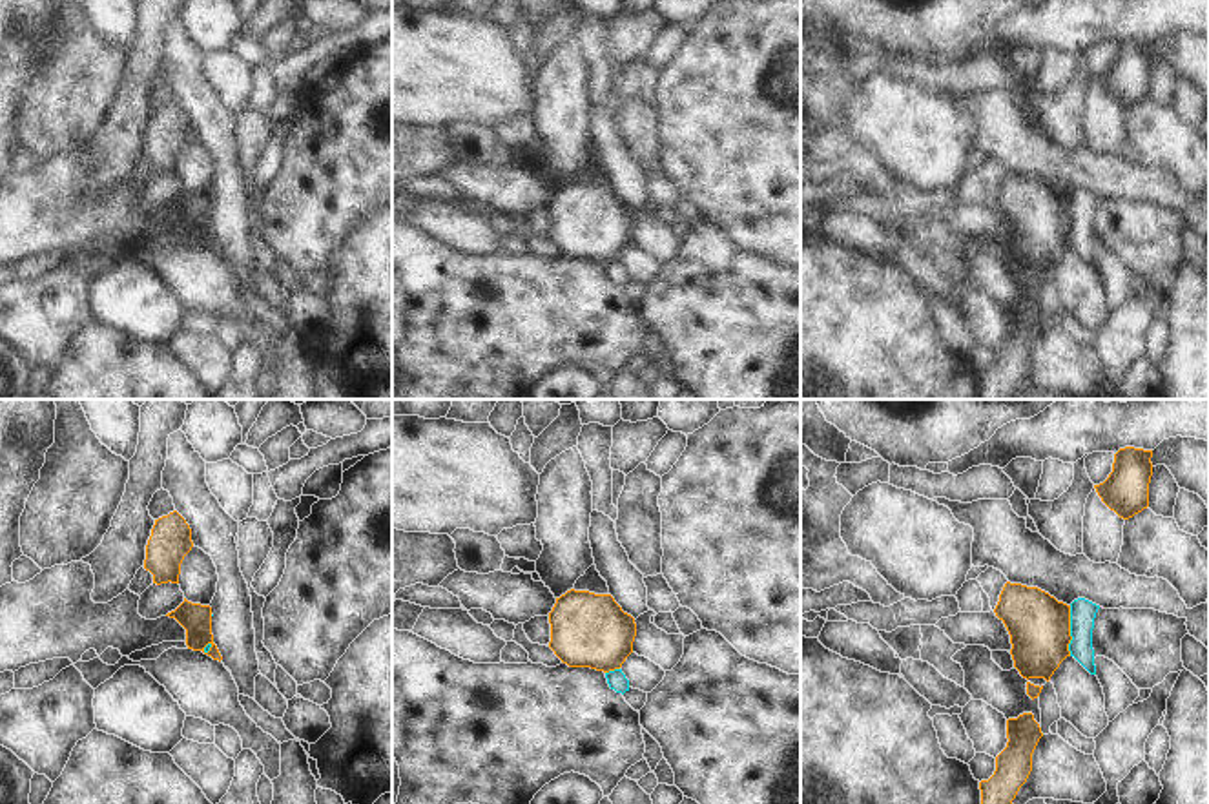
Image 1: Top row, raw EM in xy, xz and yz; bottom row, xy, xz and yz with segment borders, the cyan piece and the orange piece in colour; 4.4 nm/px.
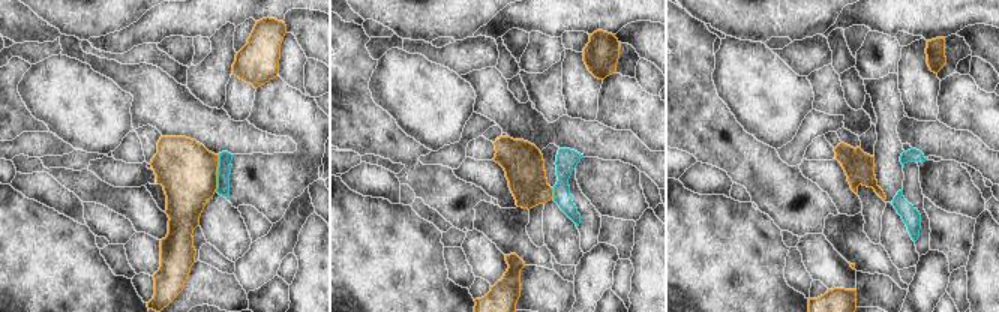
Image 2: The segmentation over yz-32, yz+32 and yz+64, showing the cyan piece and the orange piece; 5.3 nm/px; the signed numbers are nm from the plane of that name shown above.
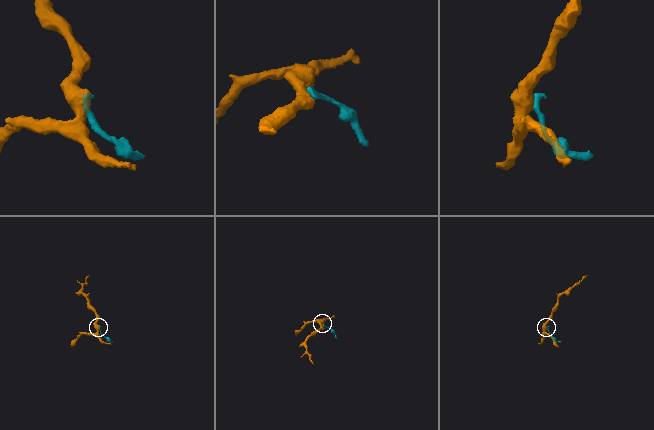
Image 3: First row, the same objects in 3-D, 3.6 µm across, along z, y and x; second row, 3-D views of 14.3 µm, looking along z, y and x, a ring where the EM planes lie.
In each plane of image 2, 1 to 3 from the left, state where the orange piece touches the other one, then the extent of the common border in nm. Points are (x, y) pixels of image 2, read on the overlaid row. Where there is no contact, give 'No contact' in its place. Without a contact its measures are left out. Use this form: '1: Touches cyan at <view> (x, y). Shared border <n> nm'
1: Touches cyan at yz-32 (218, 173). Shared border 200 nm
2: Touches cyan at yz+32 (554, 194). Shared border 60 nm
3: No contact

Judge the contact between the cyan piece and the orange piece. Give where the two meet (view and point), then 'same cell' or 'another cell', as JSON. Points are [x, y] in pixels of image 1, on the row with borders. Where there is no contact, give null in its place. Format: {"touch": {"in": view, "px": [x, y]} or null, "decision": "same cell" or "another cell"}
{"touch": {"in": "yz", "px": [1071, 631]}, "decision": "another cell"}

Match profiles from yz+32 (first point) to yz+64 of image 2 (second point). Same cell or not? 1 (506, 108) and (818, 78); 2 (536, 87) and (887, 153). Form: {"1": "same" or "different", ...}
{"1": "same", "2": "same"}

